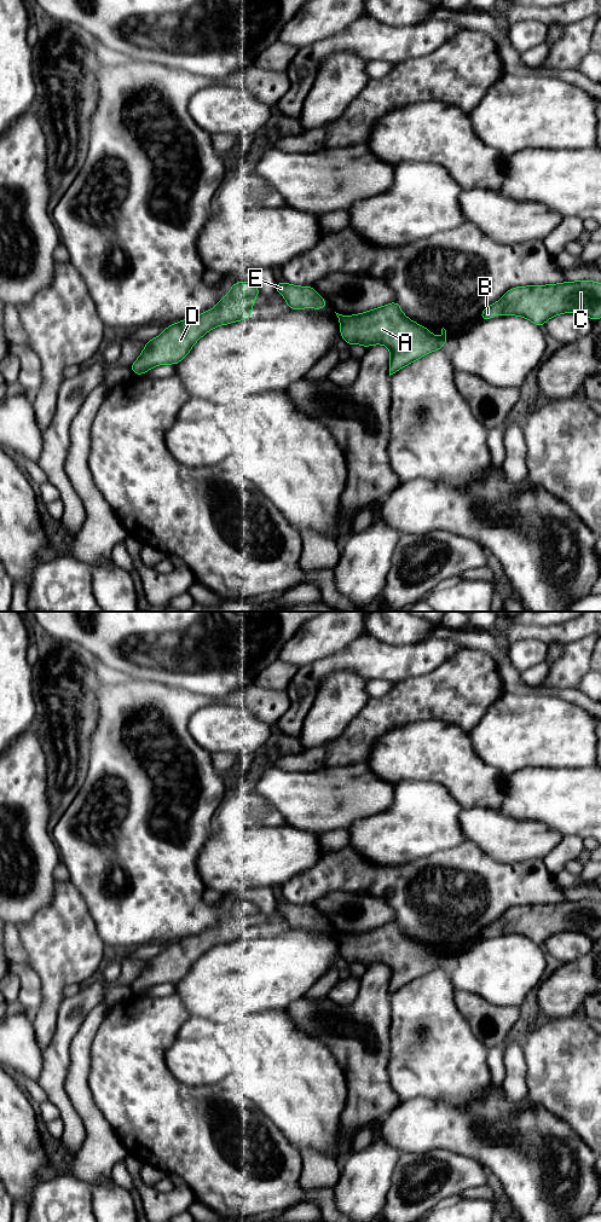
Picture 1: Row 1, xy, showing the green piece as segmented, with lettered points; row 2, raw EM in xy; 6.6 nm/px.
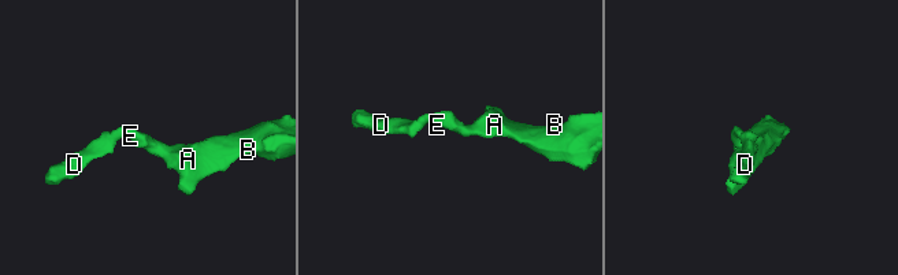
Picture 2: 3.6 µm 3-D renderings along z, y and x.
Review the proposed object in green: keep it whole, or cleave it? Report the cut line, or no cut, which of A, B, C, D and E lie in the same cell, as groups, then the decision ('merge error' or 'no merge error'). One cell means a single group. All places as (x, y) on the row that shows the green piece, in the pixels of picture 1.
no cut | A B C D E | no merge error

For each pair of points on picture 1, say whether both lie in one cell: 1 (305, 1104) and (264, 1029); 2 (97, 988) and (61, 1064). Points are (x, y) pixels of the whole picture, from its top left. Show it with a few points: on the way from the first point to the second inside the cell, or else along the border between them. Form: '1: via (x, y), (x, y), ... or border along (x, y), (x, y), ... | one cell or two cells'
1: via (299, 1086), (278, 1065), (271, 1047) | one cell
2: via (77, 1007), (70, 1014), (61, 1044) | one cell

